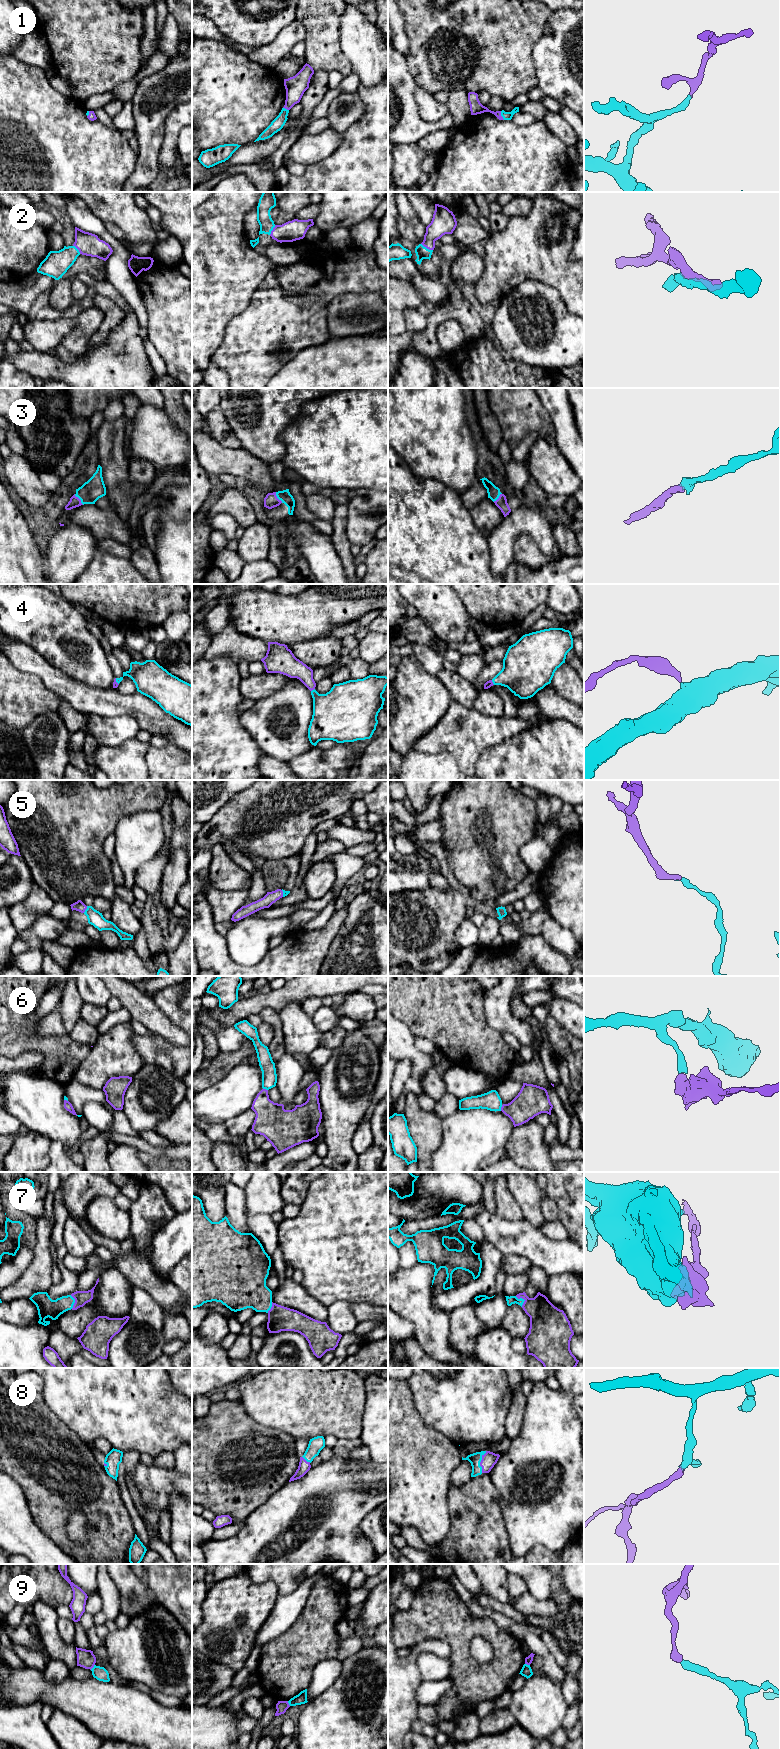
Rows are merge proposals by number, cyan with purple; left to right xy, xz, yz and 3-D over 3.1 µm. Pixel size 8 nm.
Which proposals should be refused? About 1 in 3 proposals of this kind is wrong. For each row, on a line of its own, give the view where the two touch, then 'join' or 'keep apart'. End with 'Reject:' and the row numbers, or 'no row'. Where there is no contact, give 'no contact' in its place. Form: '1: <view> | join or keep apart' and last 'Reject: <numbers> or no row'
1: yz | join
2: yz | join
3: xy | join
4: xz | join
5: xy | join
6: yz | keep apart
7: yz | join
8: yz | join
9: xy | keep apart
Reject: 6, 9

